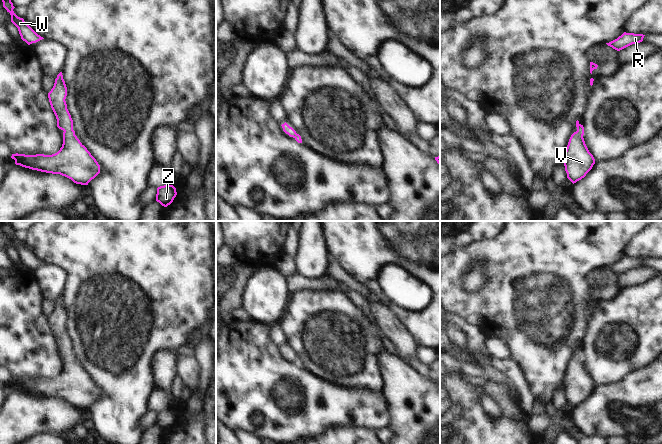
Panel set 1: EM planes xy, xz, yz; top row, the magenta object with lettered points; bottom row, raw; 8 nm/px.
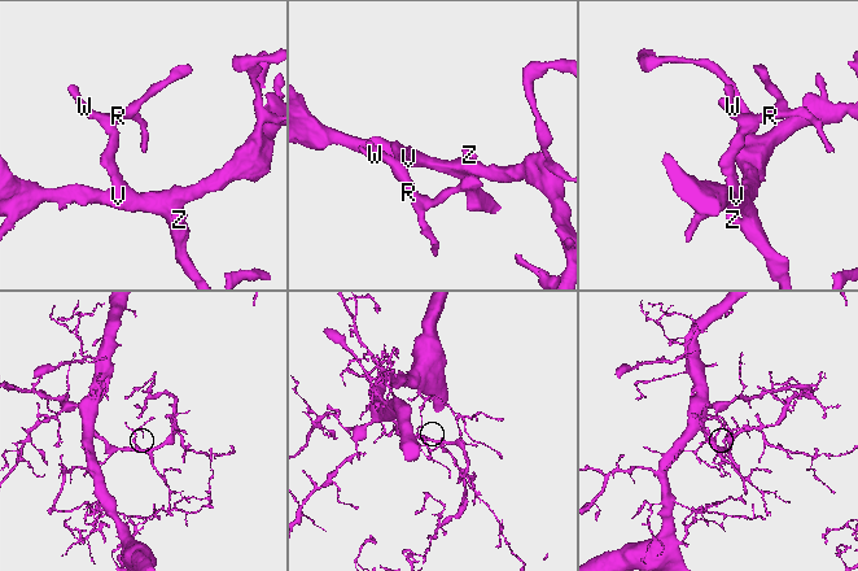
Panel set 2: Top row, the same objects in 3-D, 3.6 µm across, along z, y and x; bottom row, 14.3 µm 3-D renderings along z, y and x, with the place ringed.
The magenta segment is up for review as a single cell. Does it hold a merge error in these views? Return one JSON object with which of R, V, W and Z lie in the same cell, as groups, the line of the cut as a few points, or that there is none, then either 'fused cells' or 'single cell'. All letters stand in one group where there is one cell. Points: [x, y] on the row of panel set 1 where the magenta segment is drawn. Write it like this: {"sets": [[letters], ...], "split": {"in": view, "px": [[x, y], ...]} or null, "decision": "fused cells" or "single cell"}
{"sets": [["R", "V", "W", "Z"]], "split": null, "decision": "single cell"}

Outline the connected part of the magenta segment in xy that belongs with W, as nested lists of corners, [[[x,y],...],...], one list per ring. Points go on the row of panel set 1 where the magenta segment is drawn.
[[[2,0],[3,7],[7,10],[7,12],[11,15],[11,22],[18,28],[21,39],[25,41],[28,45],[32,43],[36,43],[42,39],[40,35],[38,35],[25,21],[23,18],[18,17],[13,9],[13,3],[11,0]]]

